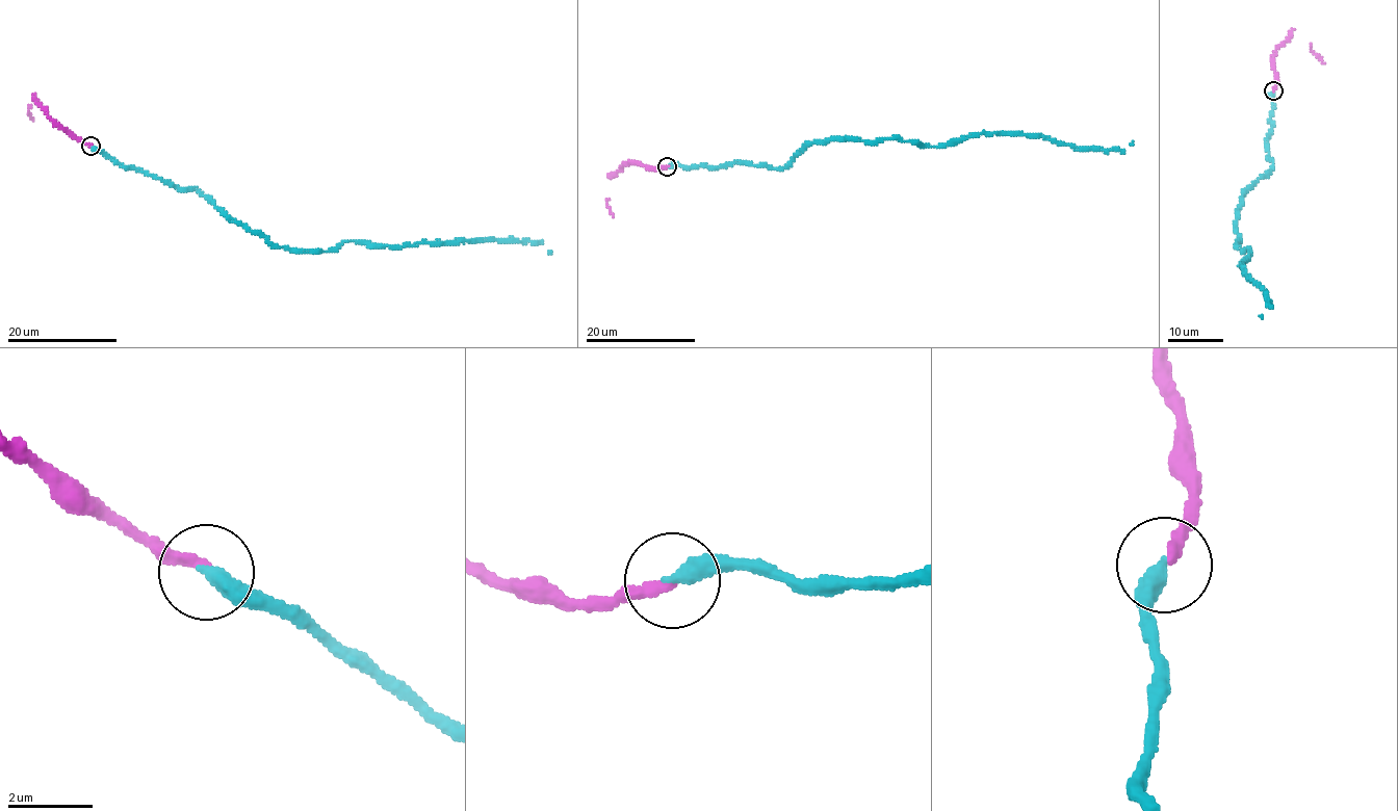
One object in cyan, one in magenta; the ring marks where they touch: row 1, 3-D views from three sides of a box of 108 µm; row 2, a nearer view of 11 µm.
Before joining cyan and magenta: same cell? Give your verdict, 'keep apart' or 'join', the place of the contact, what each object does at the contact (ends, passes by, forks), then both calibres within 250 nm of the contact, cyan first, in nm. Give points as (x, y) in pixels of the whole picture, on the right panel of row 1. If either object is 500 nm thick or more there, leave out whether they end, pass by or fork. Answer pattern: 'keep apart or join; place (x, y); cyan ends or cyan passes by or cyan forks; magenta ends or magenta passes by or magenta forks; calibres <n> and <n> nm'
join; place (1273, 90); cyan ends; magenta ends; calibres 400 and 240 nm

